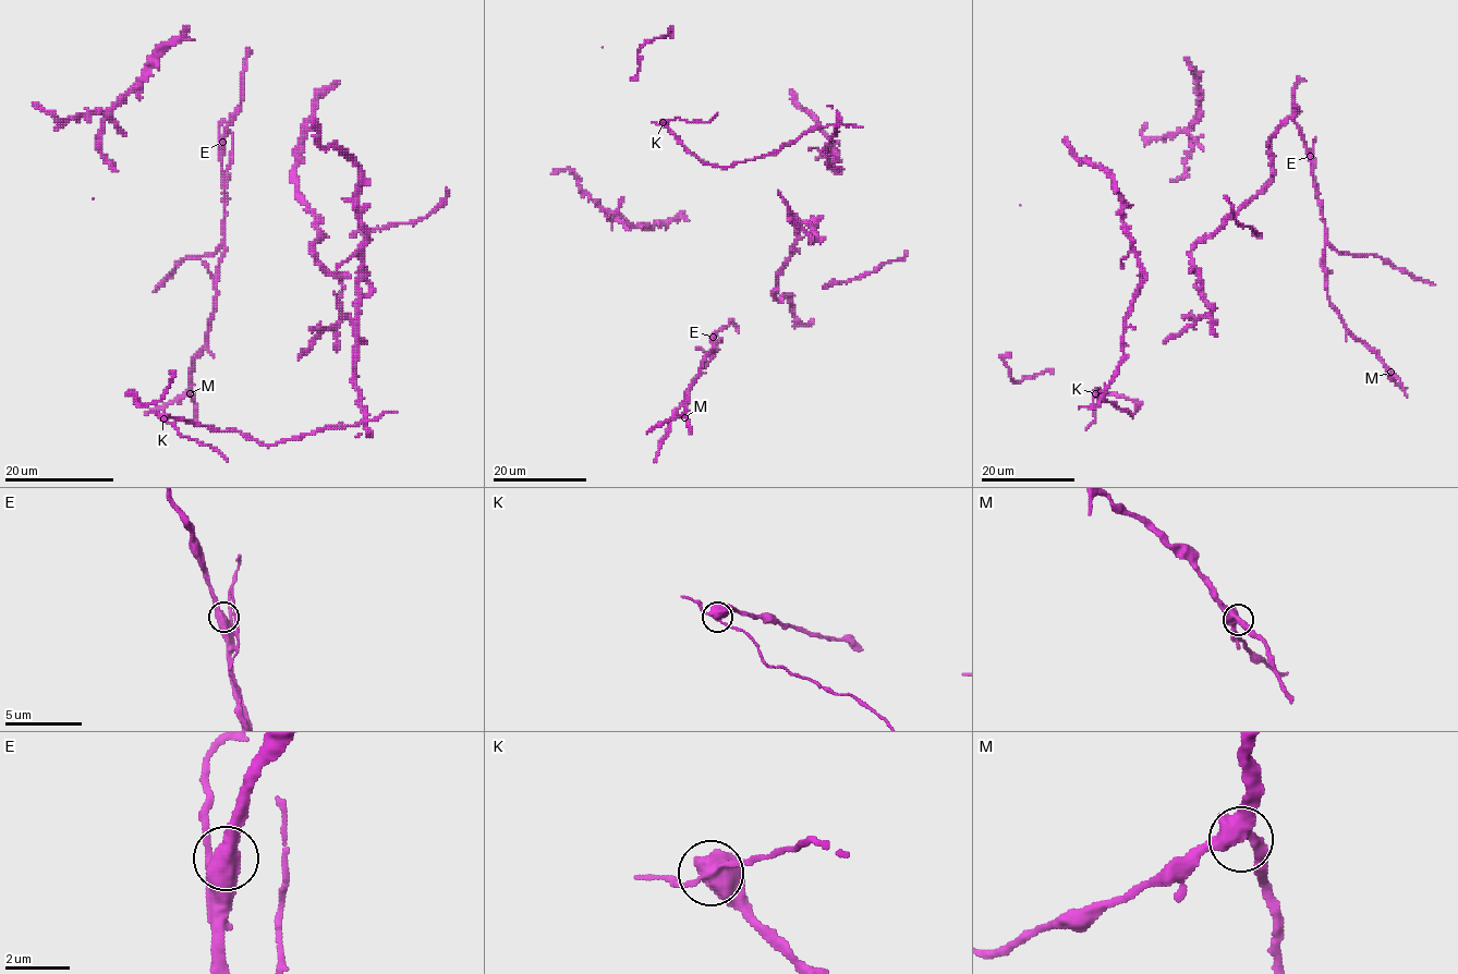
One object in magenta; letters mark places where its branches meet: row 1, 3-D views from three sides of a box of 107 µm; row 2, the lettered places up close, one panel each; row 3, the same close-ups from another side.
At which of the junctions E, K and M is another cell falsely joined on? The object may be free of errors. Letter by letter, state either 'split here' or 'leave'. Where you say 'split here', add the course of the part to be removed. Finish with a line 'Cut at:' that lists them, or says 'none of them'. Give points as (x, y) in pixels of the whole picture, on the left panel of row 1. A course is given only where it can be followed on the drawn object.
E: leave
K: split here; foreign part runs (163, 418), (181, 435), (216, 448), (228, 462)
M: leave
Cut at: K

